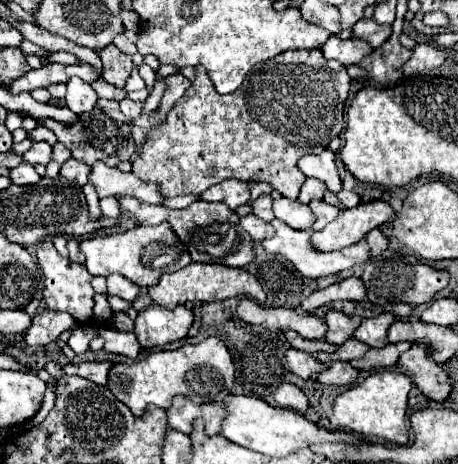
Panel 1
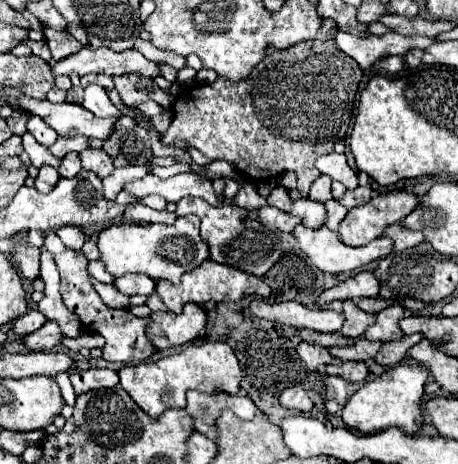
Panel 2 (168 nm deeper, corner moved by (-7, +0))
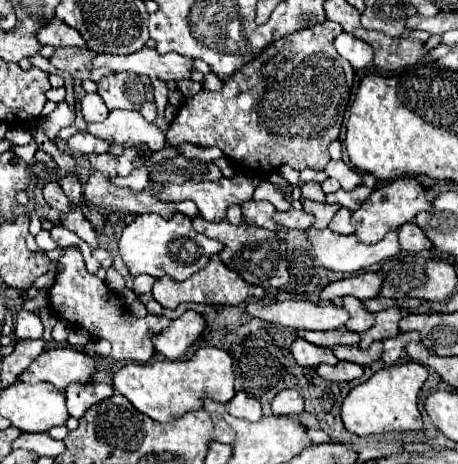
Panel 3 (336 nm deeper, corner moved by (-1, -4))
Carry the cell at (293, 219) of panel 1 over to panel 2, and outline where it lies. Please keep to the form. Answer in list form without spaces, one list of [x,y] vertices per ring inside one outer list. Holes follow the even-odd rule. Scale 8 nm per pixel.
[[[297,199],[293,201],[291,205],[291,215],[299,217],[301,223],[305,227],[321,227],[325,223],[325,207],[323,203],[317,203],[317,201],[311,201],[311,199]]]

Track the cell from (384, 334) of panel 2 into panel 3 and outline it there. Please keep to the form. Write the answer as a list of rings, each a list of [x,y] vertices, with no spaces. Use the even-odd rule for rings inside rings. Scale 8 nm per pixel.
[[[389,307],[385,311],[379,311],[375,315],[375,325],[361,335],[359,347],[365,349],[377,339],[389,339],[399,335],[399,319],[401,319],[401,309],[399,307]]]

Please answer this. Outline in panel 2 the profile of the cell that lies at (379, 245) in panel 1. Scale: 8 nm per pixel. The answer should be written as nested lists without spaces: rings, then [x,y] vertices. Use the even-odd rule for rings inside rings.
[[[389,225],[385,231],[383,231],[385,237],[391,237],[393,241],[393,251],[403,251],[403,249],[409,249],[409,247],[415,247],[423,241],[423,235],[419,231],[411,231],[411,229],[405,229],[401,225]]]

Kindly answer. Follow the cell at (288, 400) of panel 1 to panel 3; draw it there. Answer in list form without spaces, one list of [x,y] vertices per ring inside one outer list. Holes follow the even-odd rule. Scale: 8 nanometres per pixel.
[[[293,389],[281,391],[275,395],[271,409],[273,409],[273,415],[289,415],[289,417],[299,415],[303,411],[303,397]]]

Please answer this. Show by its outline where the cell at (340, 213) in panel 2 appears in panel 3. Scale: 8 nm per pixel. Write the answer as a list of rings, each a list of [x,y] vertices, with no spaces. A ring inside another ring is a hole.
[[[341,207],[341,209],[337,211],[337,215],[333,217],[333,221],[329,223],[329,229],[335,231],[335,233],[341,233],[341,235],[351,235],[351,233],[355,233],[353,223],[351,223],[351,209]]]

